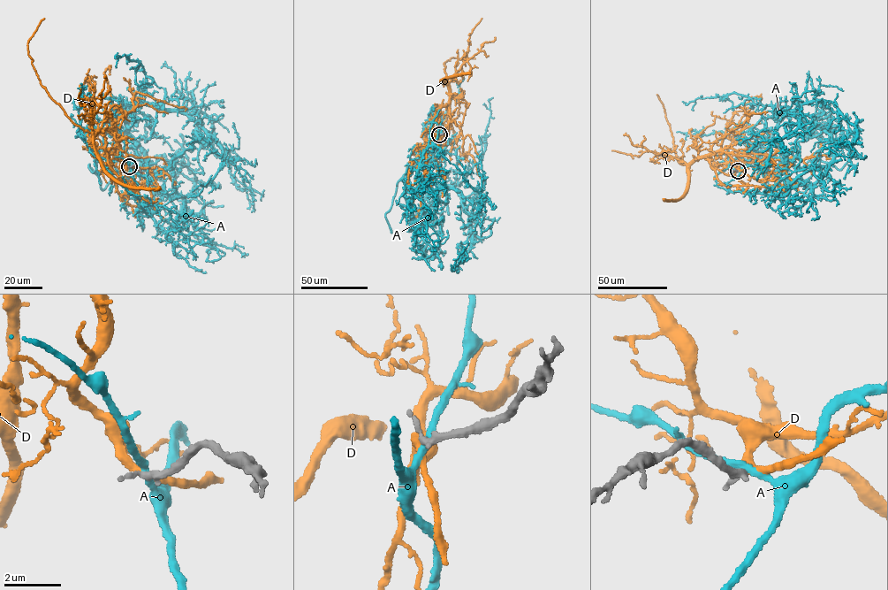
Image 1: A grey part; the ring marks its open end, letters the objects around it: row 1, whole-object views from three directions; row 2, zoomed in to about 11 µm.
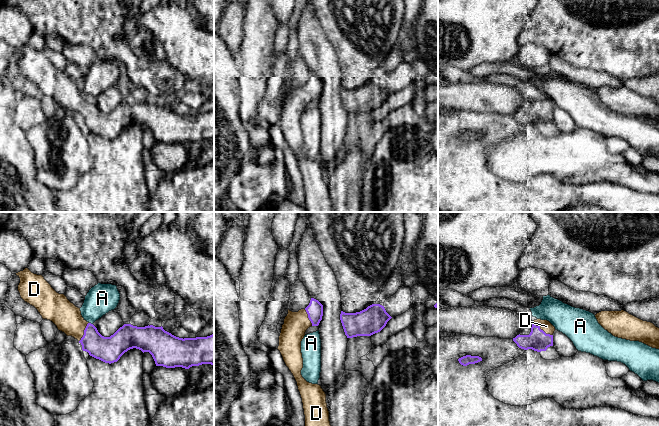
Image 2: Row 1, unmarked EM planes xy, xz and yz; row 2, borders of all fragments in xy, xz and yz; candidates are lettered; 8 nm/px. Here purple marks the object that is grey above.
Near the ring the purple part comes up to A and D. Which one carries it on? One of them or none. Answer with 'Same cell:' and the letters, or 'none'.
Same cell: D

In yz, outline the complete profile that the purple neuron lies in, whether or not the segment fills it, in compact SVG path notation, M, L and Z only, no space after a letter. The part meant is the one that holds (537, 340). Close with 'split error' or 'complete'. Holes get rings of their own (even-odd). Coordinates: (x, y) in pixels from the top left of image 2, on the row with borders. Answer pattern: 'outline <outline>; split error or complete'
outline M537 319L533 321L529 335L517 335L513 341L521 349L532 349L537 352L546 351L553 346L553 333L555 327L547 320Z; split error

